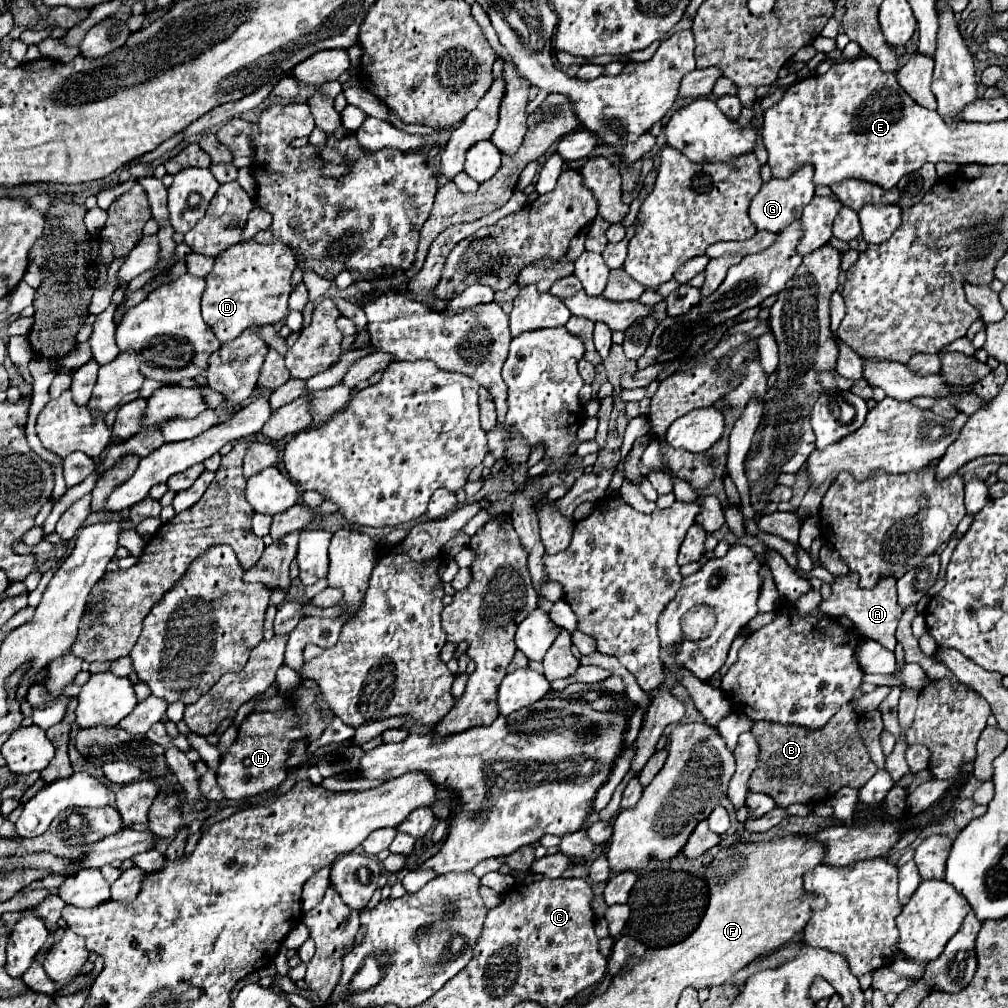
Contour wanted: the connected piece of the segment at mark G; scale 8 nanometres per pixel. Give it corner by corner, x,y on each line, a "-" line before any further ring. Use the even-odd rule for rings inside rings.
804,164
794,172
794,176
788,176
788,180
776,180
772,178
770,182
762,184
760,192
752,198
750,202
750,218
756,224
758,230
784,230
788,224
798,220
802,216
802,210
810,200
814,198
814,168
810,164

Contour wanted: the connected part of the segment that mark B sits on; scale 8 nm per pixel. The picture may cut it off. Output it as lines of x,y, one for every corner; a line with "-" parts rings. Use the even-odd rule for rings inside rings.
844,704
822,730
810,730
810,728
800,728
800,726
780,726
780,724
770,724
770,722
754,722
752,734
756,736
760,744
760,758
748,782
750,792
768,794
770,798
774,798
776,806
790,806
796,802
802,802
802,804
824,802
832,798
844,786
862,788
876,774
878,768
870,760
868,750
858,734
858,720
860,718
852,710
852,704

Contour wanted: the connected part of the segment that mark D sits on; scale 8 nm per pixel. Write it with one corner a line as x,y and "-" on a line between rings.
246,240
230,246
214,260
214,268
206,274
206,290
202,294
202,318
214,330
220,342
238,338
254,324
276,324
288,316
288,296
292,292
290,278
296,268
292,250
282,244
258,244

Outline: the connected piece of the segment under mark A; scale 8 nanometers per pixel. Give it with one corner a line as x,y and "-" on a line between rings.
836,576
832,582
832,596
830,600
824,600
820,604
822,614
828,616
846,616
848,620
854,622
854,626
858,628
858,632
862,632
866,638
872,638
876,642
880,642
886,650
894,650
896,646
896,626
898,620
902,616
902,610
896,602
896,578
882,578
878,580
878,584
872,590
862,590
858,586
858,578
856,576

